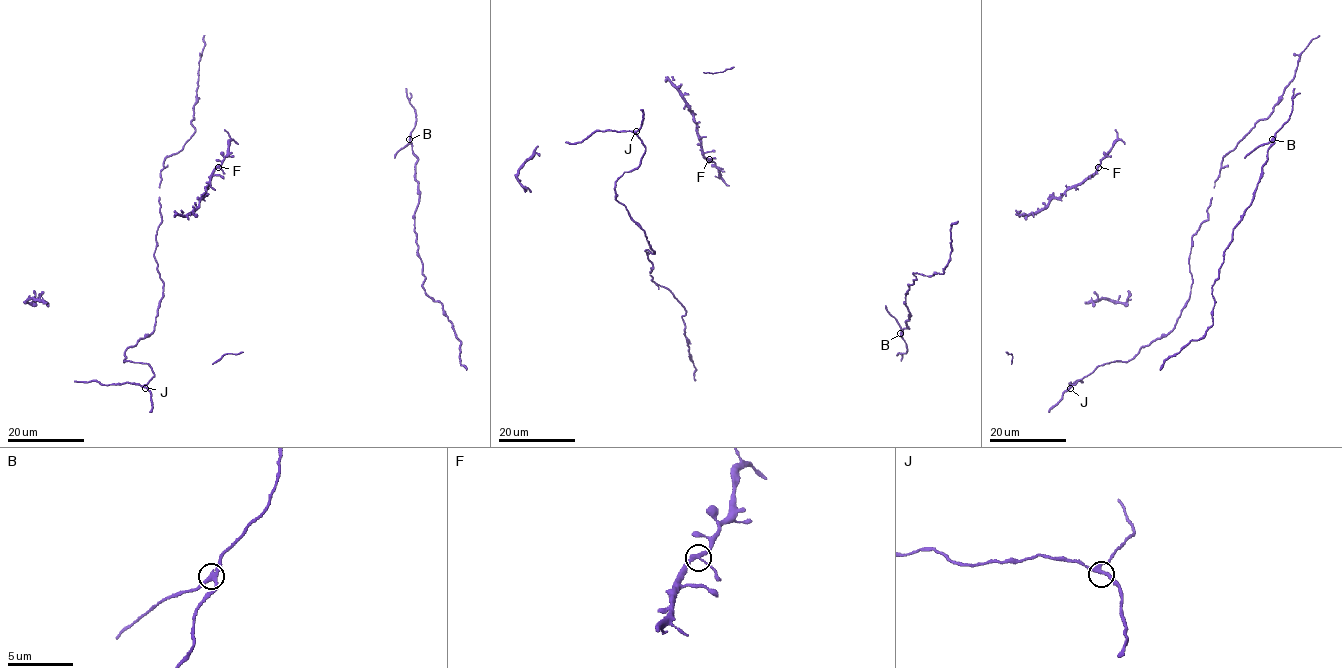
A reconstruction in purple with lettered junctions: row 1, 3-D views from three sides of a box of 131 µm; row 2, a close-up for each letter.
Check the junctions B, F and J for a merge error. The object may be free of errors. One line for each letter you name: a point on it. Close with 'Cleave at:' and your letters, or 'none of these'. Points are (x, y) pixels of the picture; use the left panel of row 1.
B: (409, 139)
Cleave at: B

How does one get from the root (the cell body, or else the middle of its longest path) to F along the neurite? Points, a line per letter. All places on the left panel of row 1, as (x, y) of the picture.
F: (238, 144), (234, 140), (229, 142), (229, 153), (217, 167)

